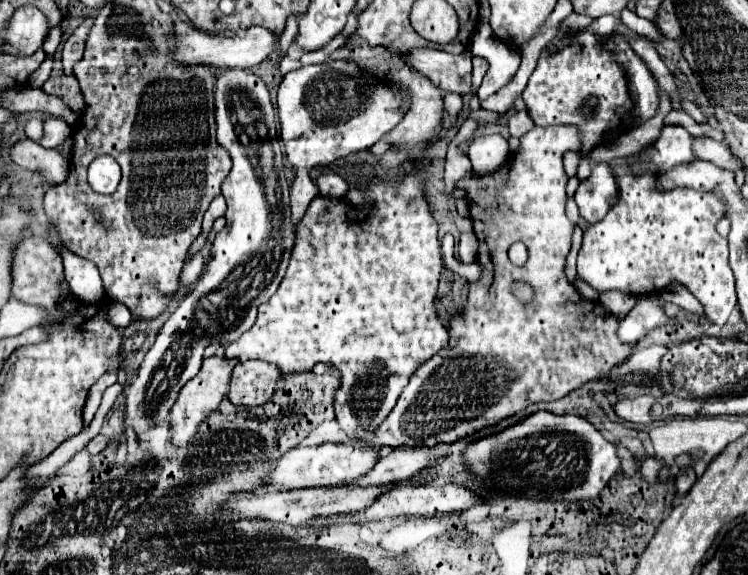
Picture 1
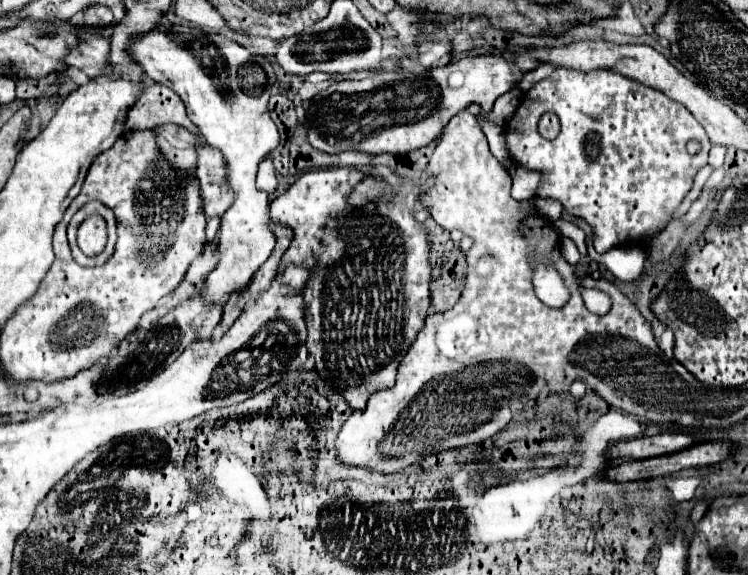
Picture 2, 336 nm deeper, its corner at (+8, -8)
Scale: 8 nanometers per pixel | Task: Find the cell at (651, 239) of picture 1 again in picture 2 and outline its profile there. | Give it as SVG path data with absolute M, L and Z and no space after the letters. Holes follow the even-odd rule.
M552 71L548 79L538 81L524 93L522 103L504 127L504 135L510 157L520 167L542 173L536 195L542 199L556 199L566 213L584 219L594 229L594 247L598 253L606 253L612 247L632 245L656 227L664 227L670 221L672 211L692 189L692 177L696 177L698 169L708 163L708 151L712 147L702 125L692 113L688 113L688 109L670 101L664 93L640 85L638 81L630 81L614 71ZM546 111L556 113L562 123L562 131L554 141L548 141L538 133L538 119ZM690 139L702 143L698 155L688 155L686 143Z

